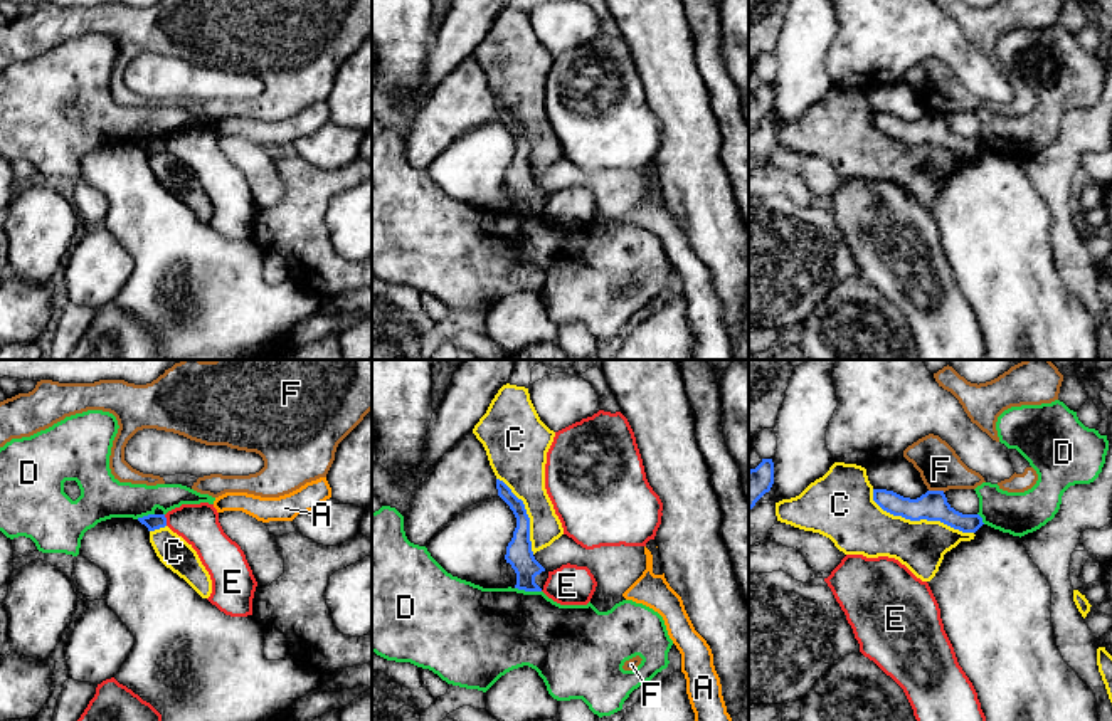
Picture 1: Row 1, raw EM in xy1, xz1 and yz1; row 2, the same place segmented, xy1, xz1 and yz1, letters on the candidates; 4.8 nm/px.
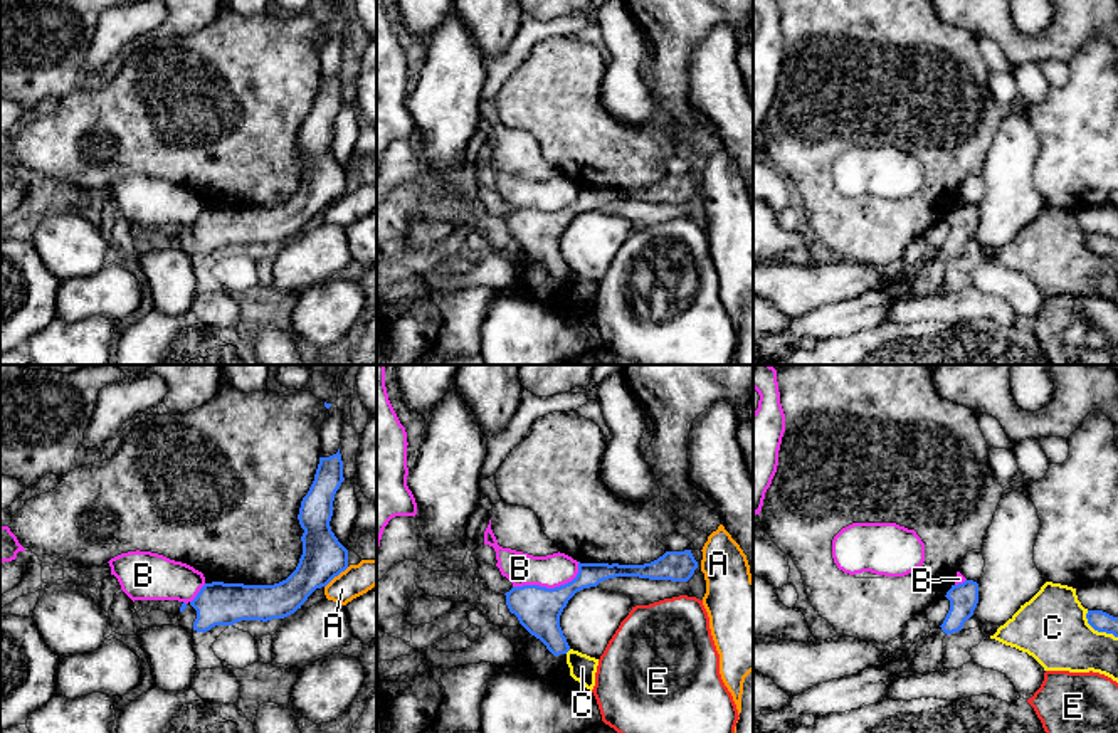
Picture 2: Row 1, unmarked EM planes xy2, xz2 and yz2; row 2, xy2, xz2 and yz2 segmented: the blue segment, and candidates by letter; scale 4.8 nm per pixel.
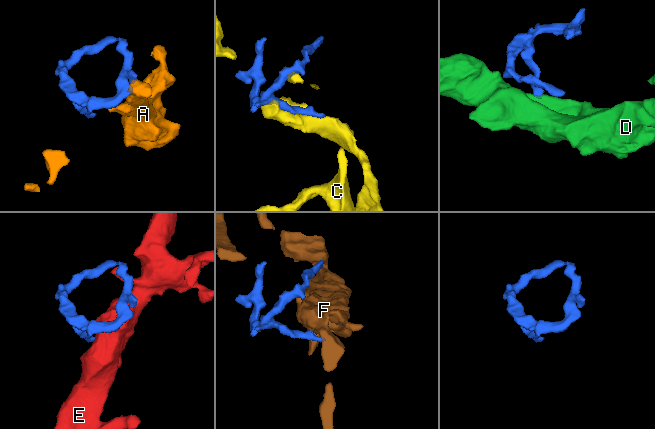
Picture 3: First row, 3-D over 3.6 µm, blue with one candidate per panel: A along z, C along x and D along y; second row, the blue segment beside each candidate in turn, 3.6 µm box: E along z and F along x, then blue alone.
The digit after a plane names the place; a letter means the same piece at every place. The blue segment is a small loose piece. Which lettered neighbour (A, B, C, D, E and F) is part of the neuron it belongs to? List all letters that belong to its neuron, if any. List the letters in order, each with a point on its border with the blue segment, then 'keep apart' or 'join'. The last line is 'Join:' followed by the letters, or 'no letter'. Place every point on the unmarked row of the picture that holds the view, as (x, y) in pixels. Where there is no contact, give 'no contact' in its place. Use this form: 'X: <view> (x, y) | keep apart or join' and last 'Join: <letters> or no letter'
A: xy2 (337, 199) | keep apart
B: xz2 (550, 212) | keep apart
C: yz1 (919, 143) | keep apart
D: xz1 (529, 214) | keep apart
E: xy1 (165, 143) | keep apart
F: yz1 (937, 115) | keep apart
Join: no letter

